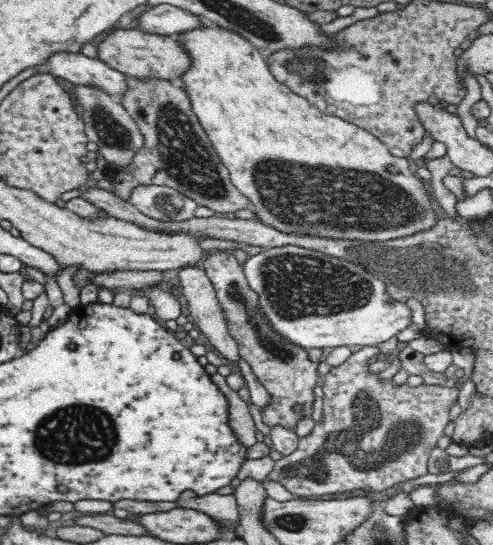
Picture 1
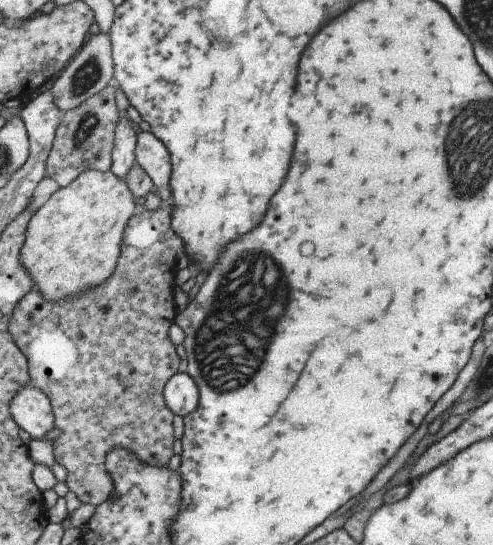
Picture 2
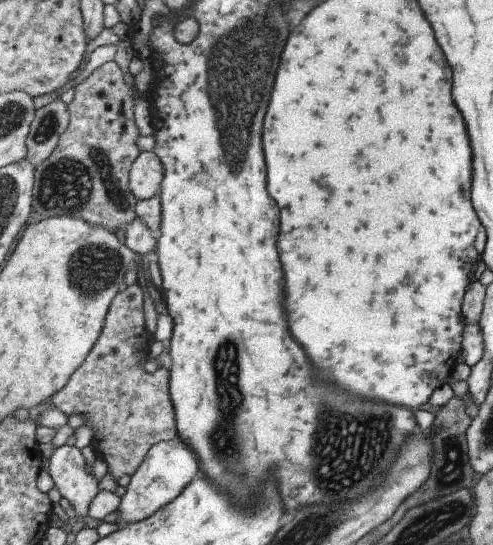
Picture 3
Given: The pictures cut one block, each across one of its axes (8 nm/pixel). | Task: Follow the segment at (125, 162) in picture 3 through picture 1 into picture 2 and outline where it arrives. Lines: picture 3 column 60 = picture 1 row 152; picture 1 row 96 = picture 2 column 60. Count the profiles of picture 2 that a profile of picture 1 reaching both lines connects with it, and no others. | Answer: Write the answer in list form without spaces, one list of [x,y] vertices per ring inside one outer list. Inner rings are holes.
[[[108,84],[103,90],[84,100],[79,106],[61,114],[54,132],[54,139],[46,158],[44,176],[49,177],[60,189],[71,184],[83,171],[110,170],[112,163],[110,152],[114,141],[115,127],[120,116],[114,102],[114,84]]]

